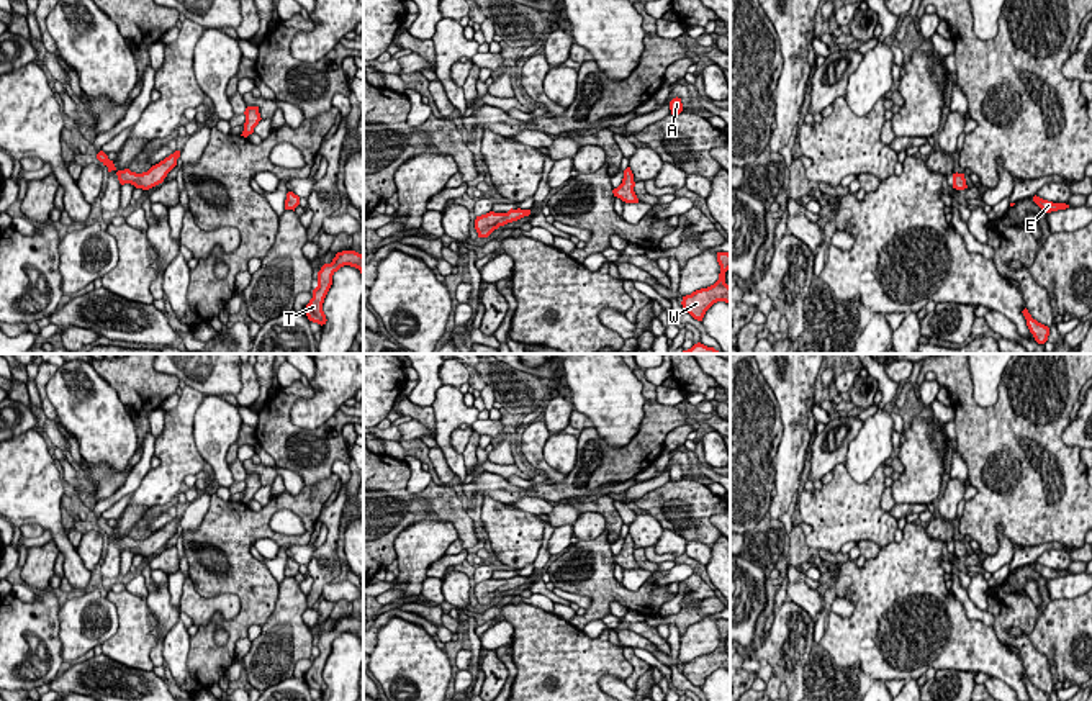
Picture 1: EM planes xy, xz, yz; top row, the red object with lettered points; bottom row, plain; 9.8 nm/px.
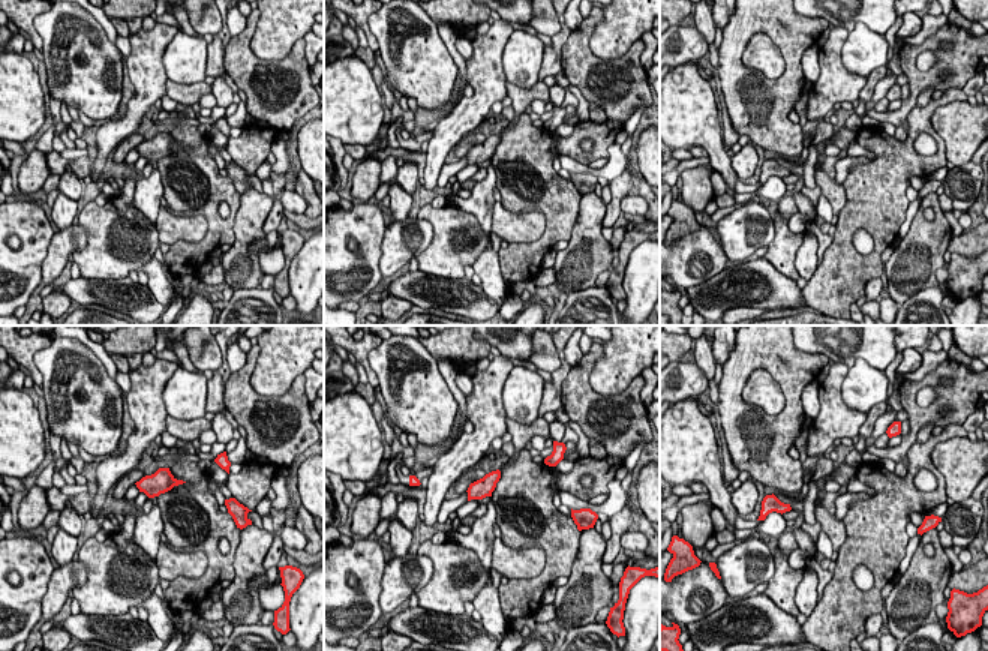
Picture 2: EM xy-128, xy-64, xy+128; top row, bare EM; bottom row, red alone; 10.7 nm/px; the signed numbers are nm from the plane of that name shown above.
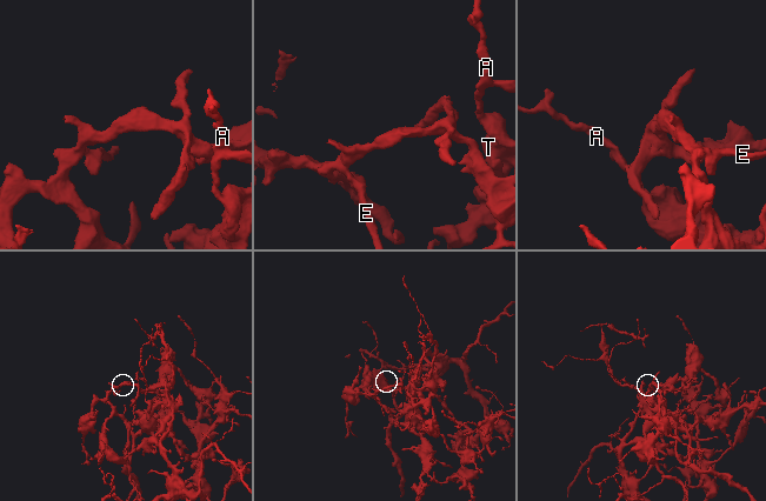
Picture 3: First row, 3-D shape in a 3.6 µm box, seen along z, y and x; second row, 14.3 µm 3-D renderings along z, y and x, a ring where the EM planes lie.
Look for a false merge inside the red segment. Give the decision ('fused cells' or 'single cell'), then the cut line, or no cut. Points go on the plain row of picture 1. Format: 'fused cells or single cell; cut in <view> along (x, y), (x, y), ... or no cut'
fused cells; cut in xy along (139, 541), (143, 554)

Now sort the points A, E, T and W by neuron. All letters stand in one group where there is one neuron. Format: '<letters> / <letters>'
A T W / E

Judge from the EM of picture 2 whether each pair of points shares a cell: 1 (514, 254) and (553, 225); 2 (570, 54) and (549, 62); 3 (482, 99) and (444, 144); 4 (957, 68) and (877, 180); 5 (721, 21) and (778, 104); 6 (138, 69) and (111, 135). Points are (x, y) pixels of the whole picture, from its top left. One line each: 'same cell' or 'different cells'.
1: same cell
2: different cells
3: same cell
4: different cells
5: different cells
6: same cell

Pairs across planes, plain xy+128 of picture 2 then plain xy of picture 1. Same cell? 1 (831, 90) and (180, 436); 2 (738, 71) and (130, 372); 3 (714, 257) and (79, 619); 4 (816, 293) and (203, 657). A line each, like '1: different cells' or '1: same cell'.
1: same cell
2: same cell
3: different cells
4: same cell

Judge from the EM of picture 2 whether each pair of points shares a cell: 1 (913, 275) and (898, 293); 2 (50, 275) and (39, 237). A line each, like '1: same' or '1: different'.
1: same
2: different

